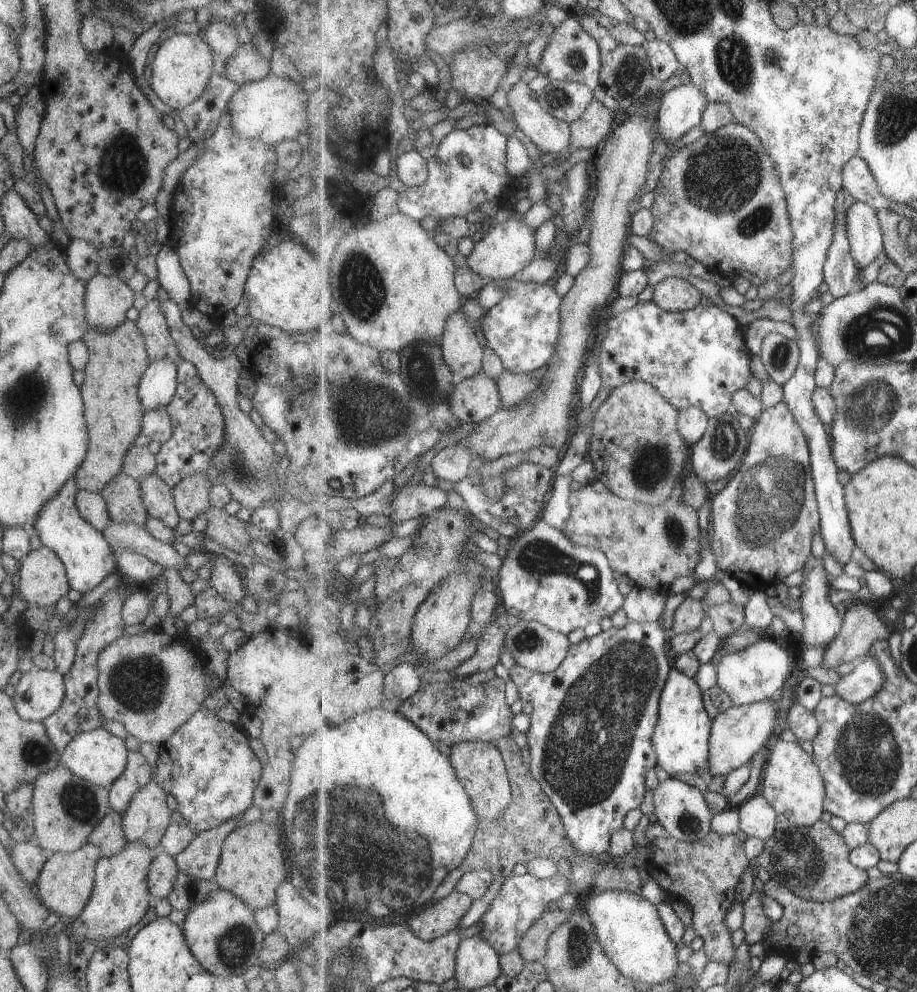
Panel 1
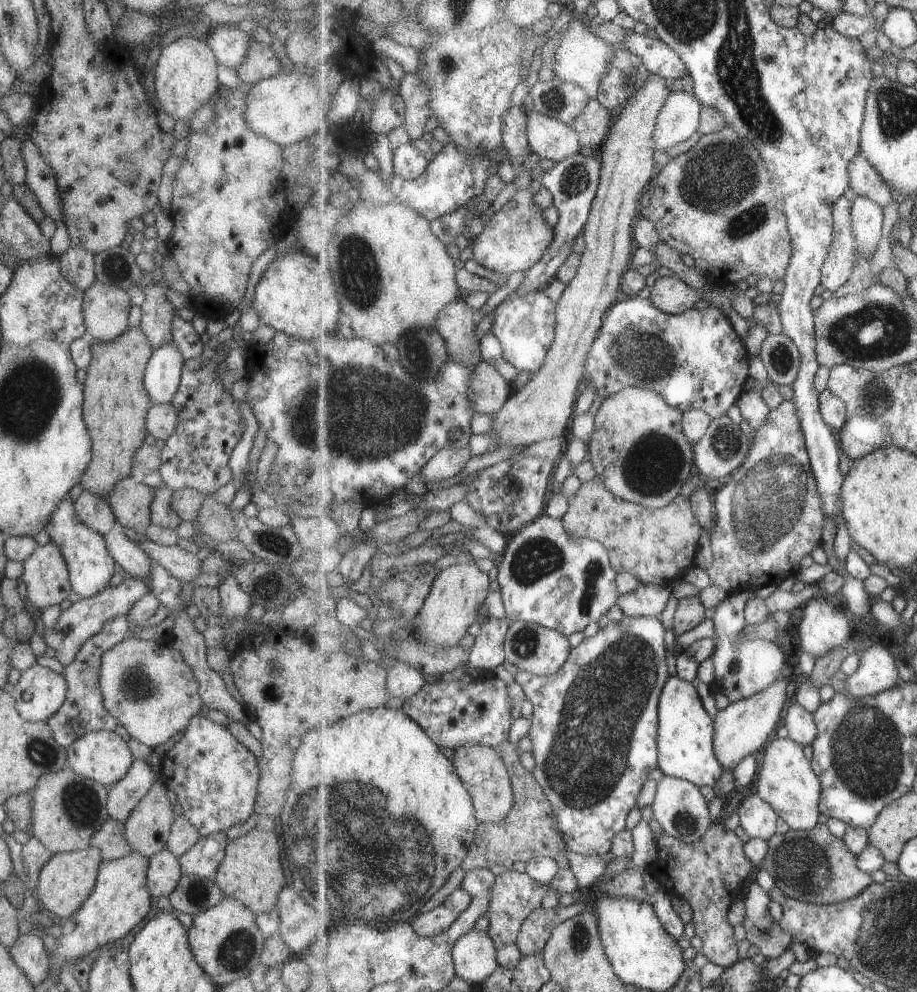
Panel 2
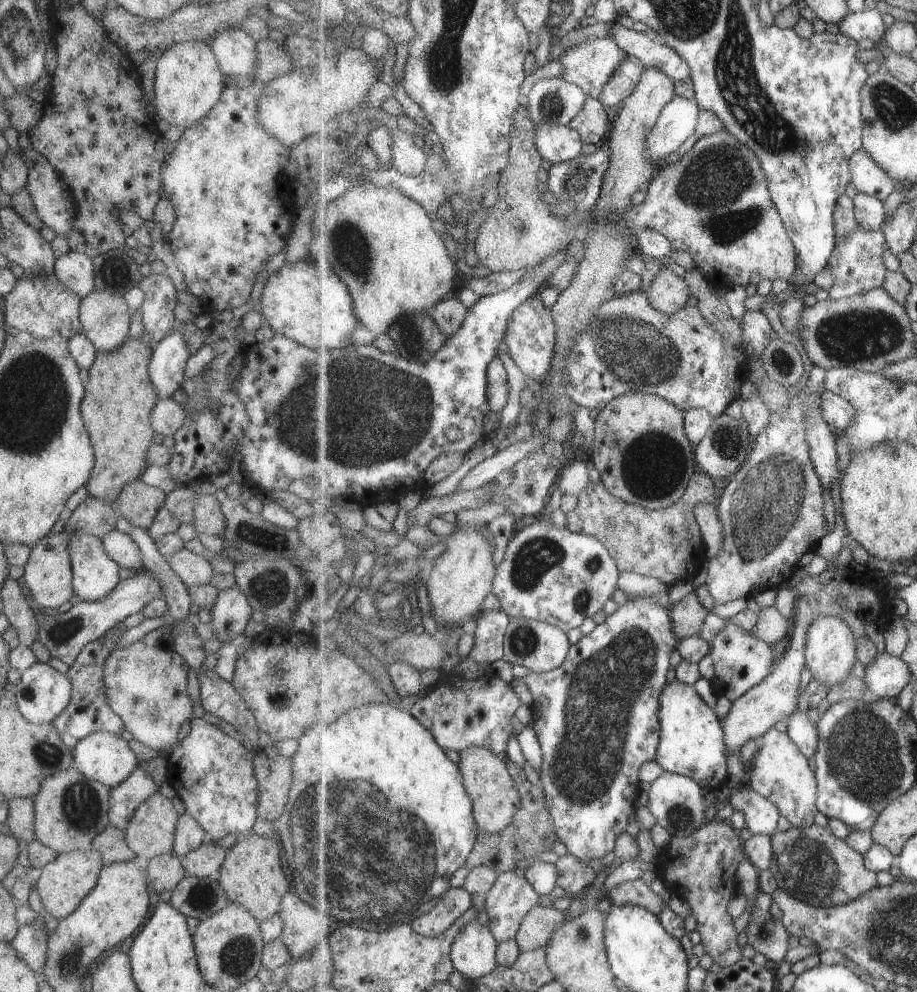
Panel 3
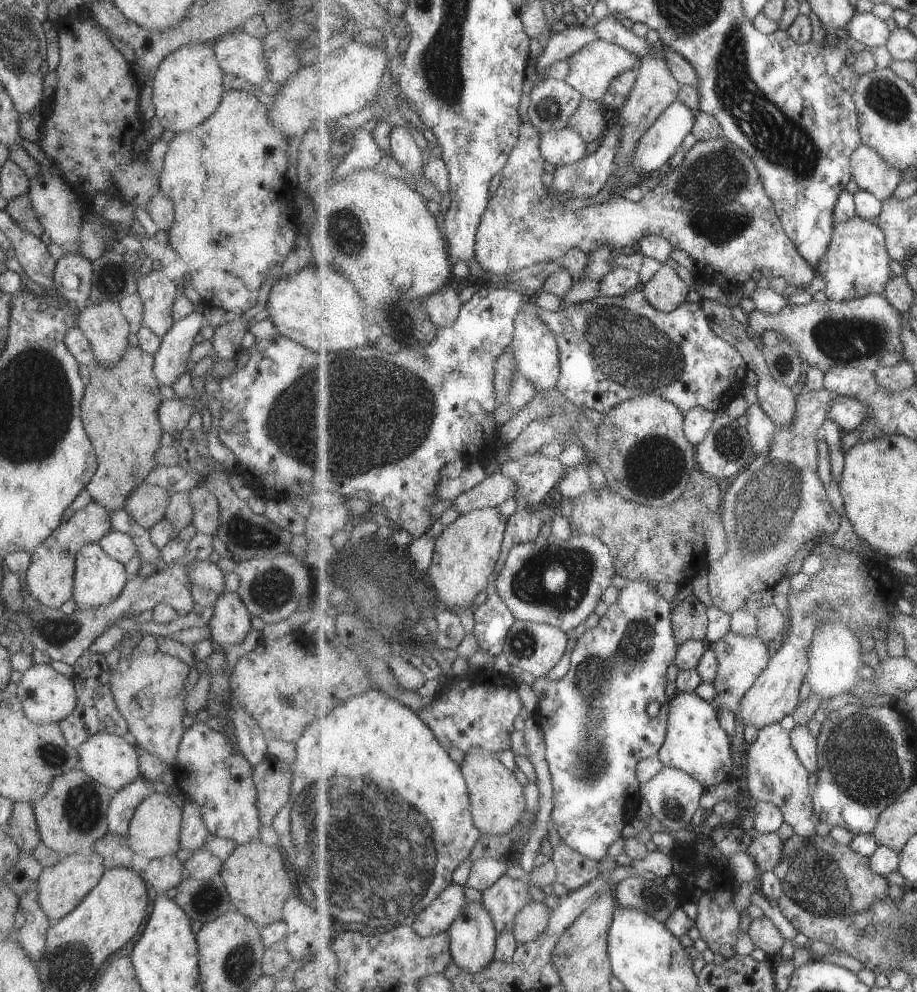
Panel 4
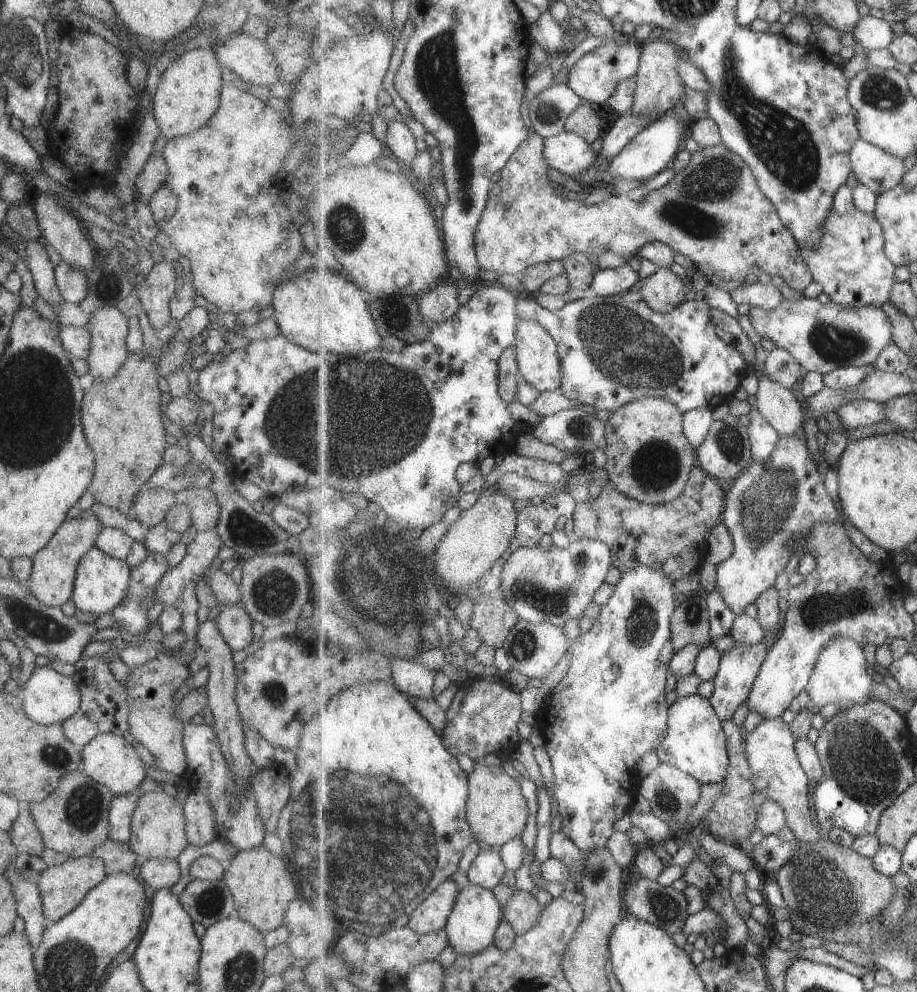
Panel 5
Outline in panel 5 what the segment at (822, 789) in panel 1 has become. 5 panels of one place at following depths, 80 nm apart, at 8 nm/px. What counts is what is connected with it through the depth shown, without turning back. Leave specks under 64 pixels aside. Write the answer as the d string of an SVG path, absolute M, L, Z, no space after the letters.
M781 717L764 720L752 733L745 734L746 753L752 768L755 788L765 793L765 800L777 801L786 812L787 824L796 834L796 839L804 844L816 843L821 826L817 821L815 808L811 808L809 798L810 776L801 764L796 751L796 737L791 724L785 724Z

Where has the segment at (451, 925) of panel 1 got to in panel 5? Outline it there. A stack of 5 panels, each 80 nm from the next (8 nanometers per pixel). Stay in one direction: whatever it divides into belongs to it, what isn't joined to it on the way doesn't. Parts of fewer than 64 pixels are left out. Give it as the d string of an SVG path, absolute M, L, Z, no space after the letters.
M452 879L440 884L410 915L409 926L419 934L428 935L443 930L462 891Z

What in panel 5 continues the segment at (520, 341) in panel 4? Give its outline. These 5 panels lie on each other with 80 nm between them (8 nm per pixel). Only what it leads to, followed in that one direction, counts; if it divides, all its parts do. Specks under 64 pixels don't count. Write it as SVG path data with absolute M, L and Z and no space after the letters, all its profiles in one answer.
M519 319L515 338L523 378L541 393L557 391L562 383L562 364L556 338L542 324L523 319Z

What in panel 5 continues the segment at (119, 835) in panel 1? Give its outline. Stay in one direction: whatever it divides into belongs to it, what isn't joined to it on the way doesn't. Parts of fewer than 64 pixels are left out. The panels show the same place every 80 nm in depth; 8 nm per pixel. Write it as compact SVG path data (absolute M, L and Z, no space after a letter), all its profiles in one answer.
M109 838L93 849L91 857L100 858L103 861L107 874L136 871L133 862L135 862L137 855L130 849L130 846L128 844L115 843Z

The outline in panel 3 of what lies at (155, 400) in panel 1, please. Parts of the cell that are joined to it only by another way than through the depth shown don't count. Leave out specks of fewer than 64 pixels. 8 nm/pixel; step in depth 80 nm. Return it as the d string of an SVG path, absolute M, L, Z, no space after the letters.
M178 326L151 348L148 377L158 398L173 398L180 390L185 361L190 356L188 340L181 337Z

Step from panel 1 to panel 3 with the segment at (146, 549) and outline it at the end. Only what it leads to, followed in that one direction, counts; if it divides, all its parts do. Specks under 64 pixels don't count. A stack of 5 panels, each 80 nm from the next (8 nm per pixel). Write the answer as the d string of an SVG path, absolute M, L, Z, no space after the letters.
M183 547L164 559L186 587L209 583L211 575L215 574L205 558Z

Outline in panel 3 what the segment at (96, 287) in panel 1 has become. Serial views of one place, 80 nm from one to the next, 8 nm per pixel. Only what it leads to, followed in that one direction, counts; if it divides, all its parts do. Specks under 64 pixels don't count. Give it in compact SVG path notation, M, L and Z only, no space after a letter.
M93 289L87 296L80 298L78 319L82 326L81 334L85 335L101 353L118 349L127 339L130 315L127 313L127 303L125 303L123 295Z

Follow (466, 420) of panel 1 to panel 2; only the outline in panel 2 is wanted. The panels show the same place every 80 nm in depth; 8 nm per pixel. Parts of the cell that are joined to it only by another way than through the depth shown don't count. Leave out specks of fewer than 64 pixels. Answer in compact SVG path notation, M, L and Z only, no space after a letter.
M481 361L470 380L468 400L476 414L493 416L514 393L511 382L489 362Z

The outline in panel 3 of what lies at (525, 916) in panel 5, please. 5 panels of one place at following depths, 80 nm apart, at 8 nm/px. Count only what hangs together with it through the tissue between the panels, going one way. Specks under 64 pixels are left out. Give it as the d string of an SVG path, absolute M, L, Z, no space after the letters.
M537 905L528 912L521 923L516 941L522 951L532 951L545 947L552 939L552 934L562 923L566 922L568 914L554 907Z

